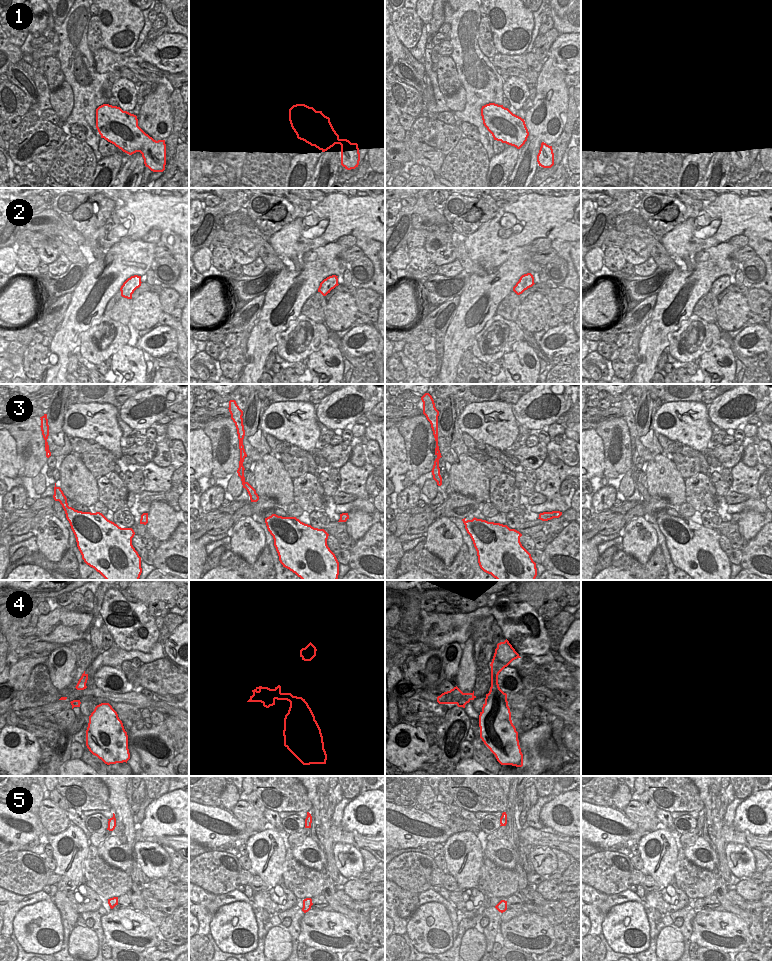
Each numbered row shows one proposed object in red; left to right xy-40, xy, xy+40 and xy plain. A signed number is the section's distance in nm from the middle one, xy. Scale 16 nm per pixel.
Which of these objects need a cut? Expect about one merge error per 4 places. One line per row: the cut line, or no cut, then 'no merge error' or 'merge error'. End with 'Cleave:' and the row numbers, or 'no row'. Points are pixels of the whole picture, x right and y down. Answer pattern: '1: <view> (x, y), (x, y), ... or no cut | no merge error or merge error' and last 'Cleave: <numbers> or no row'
1: no cut | no merge error
2: no cut | no merge error
3: no cut | no merge error
4: no cut | no merge error
5: no cut | no merge error
Cleave: no row

